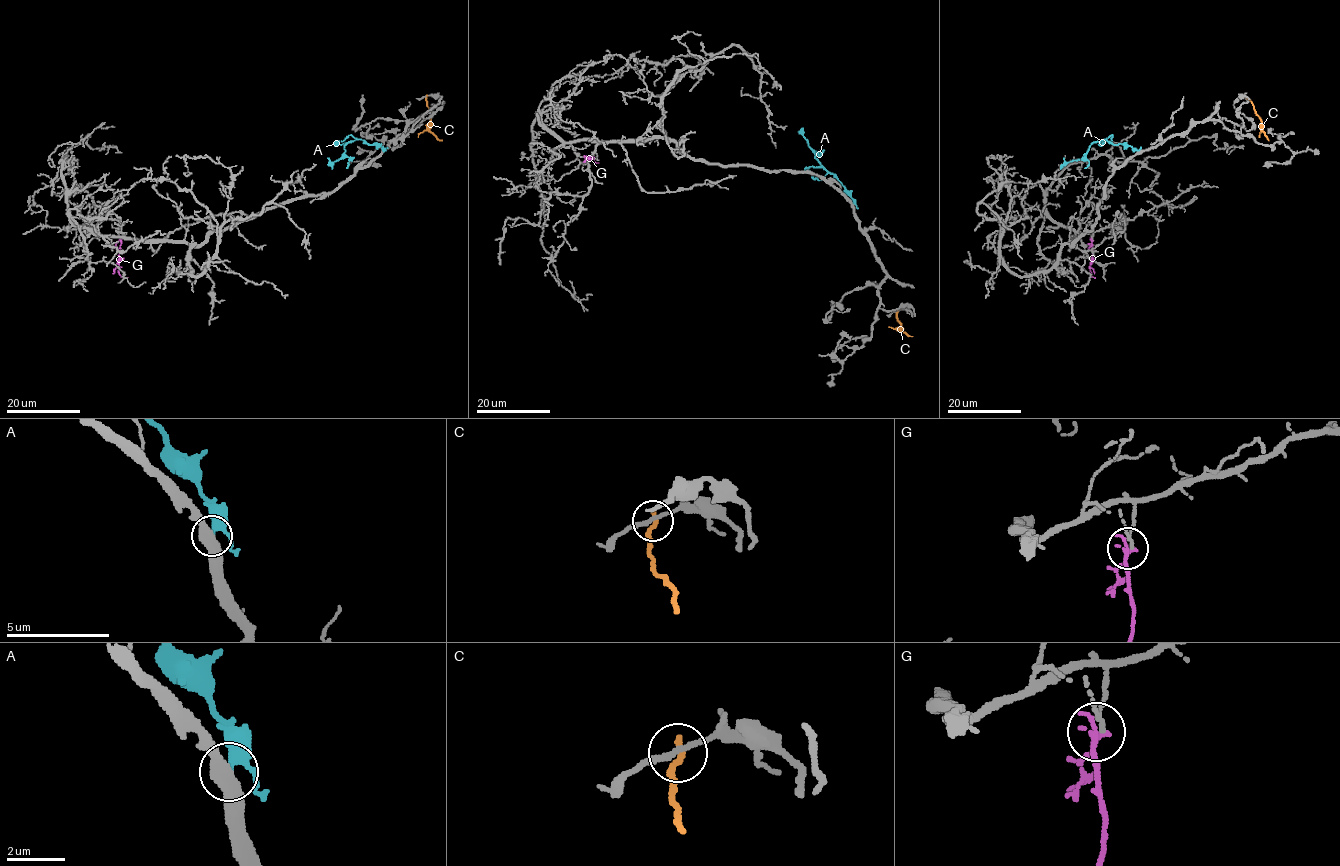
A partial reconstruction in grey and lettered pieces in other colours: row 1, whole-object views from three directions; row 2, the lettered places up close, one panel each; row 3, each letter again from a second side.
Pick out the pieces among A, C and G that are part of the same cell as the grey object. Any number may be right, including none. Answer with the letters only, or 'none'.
A, G

